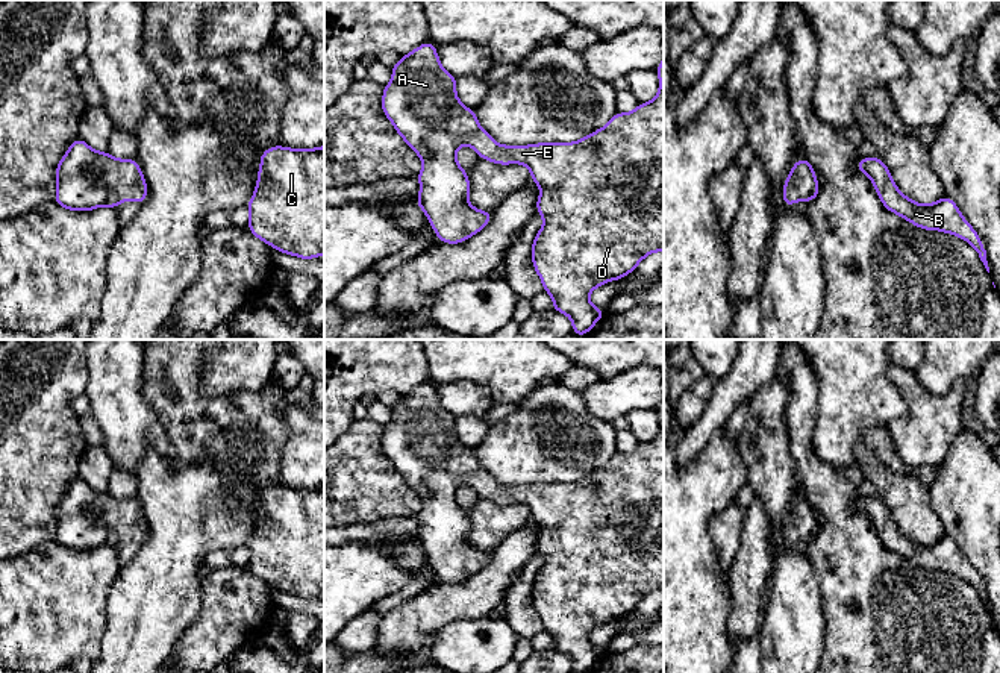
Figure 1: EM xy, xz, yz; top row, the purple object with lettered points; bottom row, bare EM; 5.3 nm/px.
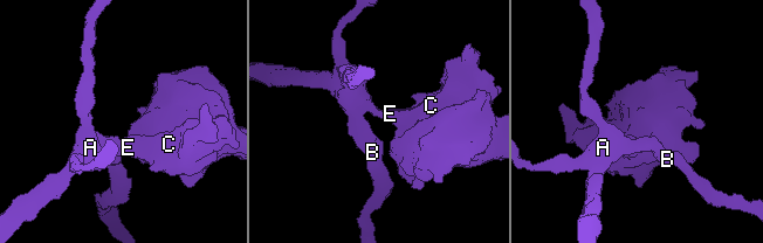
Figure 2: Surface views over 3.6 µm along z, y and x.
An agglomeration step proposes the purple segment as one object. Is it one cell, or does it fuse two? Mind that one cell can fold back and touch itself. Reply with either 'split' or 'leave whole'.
leave whole

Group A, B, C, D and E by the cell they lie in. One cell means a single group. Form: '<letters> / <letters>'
A B C D E

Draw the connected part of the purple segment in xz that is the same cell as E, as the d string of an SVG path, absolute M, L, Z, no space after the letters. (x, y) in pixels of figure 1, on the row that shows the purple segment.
M427 41L391 67L392 80L383 86L382 111L395 132L420 156L423 168L417 179L421 189L417 197L439 243L458 244L480 232L491 220L491 211L479 211L468 202L471 183L467 171L456 162L456 150L468 144L480 159L494 164L524 164L532 180L541 188L536 212L544 224L532 243L532 264L544 291L553 299L553 311L571 318L573 333L583 336L606 314L594 308L589 293L611 280L623 279L653 252L664 252L664 58L656 73L659 92L648 103L639 103L632 112L617 112L602 129L576 142L538 142L530 146L500 146L480 127L474 109L468 109L456 95L456 77L439 62L435 44Z

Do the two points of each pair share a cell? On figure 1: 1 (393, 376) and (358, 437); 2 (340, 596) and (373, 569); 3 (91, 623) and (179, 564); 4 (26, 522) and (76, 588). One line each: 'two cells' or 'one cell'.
1: two cells
2: one cell
3: two cells
4: two cells

